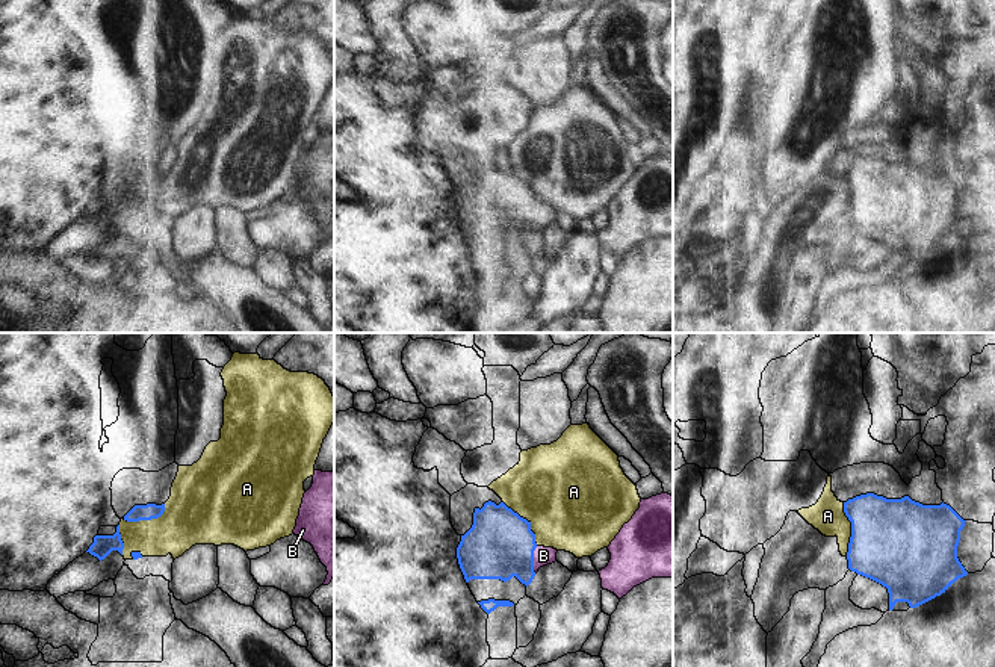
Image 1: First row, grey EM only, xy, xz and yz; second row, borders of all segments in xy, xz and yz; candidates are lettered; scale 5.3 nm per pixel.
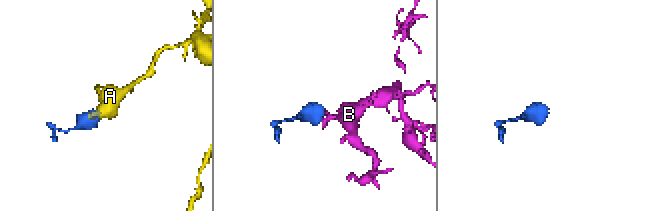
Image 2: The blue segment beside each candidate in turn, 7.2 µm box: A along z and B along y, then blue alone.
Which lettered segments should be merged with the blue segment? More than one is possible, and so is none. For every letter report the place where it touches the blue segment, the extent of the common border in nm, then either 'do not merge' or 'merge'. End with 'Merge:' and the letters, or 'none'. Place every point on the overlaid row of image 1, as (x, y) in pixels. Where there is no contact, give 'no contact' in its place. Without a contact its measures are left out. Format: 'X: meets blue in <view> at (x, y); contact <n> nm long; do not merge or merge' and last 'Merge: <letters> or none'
A: meets blue in yz at (852, 530); contact 280 nm long; do not merge
B: meets blue in xz at (533, 560); contact 140 nm long; merge
Merge: B

